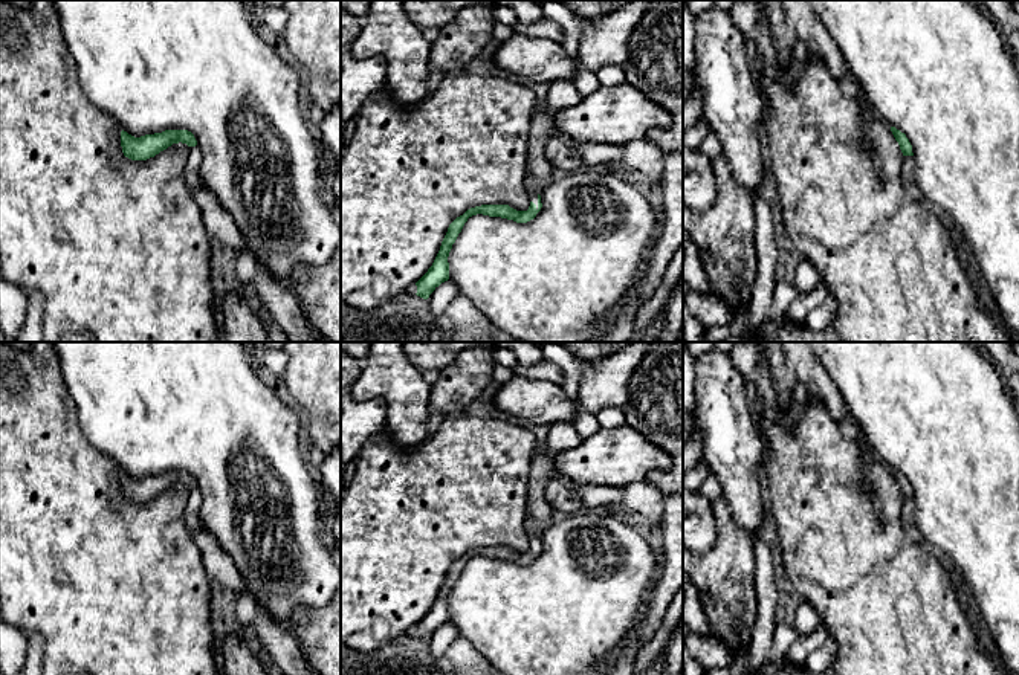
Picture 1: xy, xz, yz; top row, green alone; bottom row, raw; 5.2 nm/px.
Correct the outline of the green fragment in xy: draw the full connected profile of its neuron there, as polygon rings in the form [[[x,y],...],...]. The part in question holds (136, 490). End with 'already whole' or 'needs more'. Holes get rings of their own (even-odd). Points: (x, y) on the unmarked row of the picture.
[[[124,472],[121,473],[122,495],[131,502],[147,502],[179,484],[186,486],[188,489],[197,487],[194,476],[188,472],[165,472],[141,480],[134,480]]] | already whole

